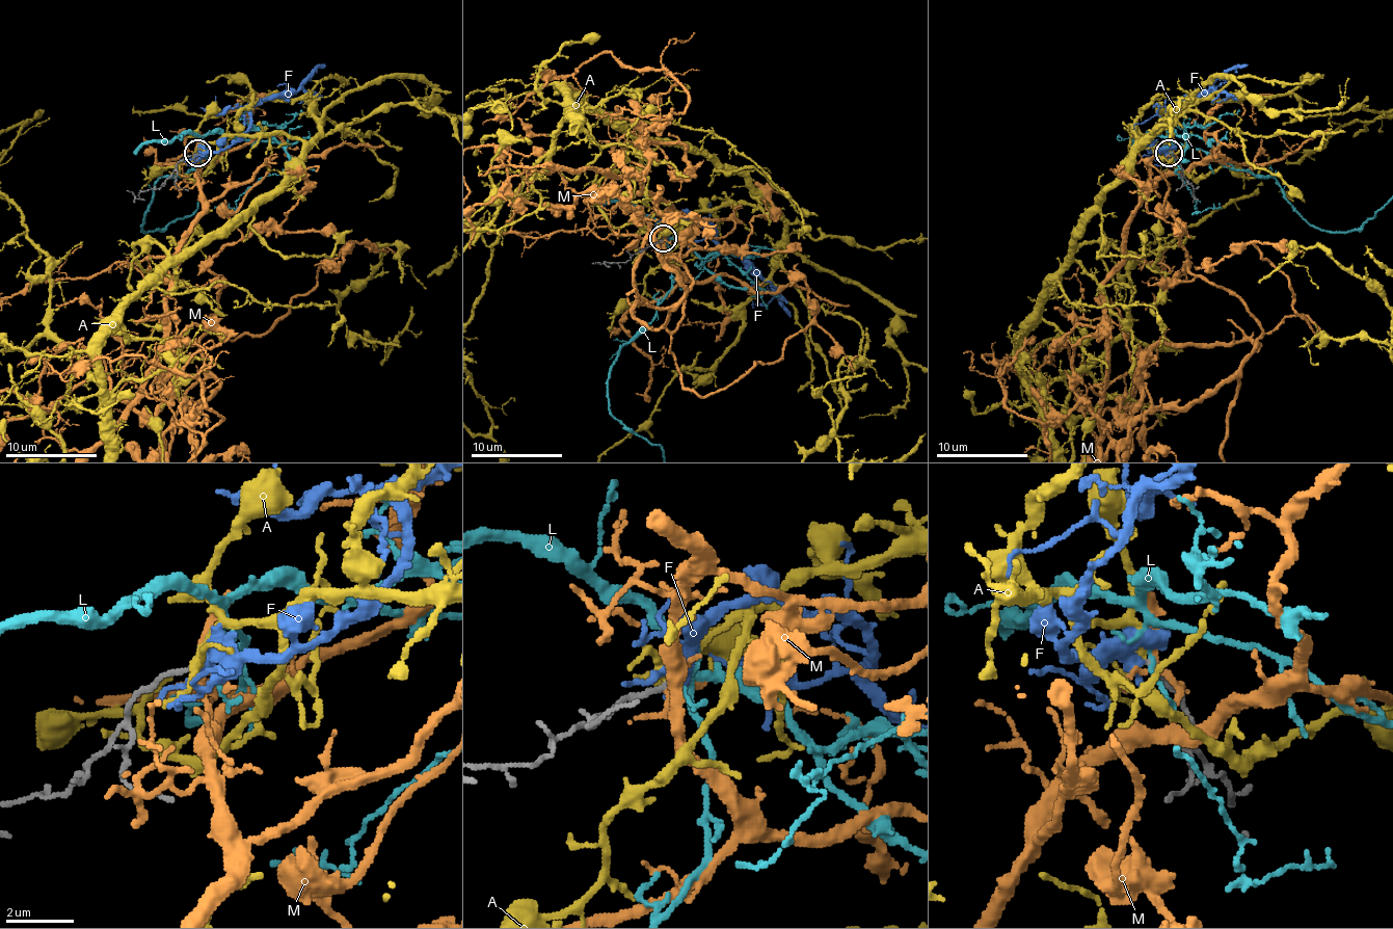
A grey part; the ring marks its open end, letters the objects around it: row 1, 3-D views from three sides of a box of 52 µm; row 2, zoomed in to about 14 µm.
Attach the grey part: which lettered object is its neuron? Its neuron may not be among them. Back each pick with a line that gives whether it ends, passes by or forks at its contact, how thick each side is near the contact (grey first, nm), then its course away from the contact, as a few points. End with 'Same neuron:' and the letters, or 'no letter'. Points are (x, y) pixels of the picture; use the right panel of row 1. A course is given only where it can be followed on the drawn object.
F: it forks; calibres 150 and 320 nm; course (1170, 153), (1149, 150), (1151, 134), (1172, 107), (1185, 98), (1199, 98), (1229, 71), (1247, 65)
Same neuron: F

